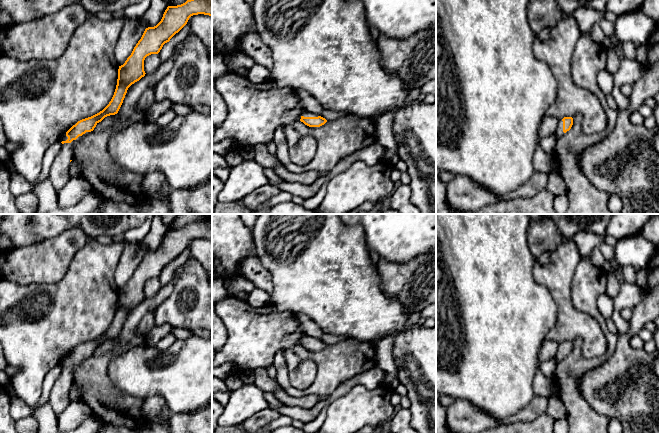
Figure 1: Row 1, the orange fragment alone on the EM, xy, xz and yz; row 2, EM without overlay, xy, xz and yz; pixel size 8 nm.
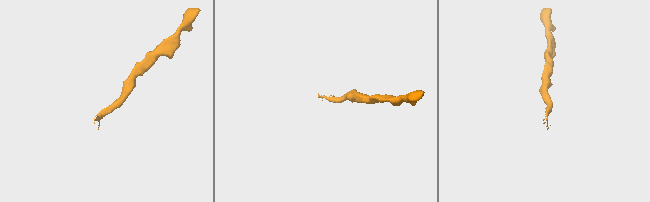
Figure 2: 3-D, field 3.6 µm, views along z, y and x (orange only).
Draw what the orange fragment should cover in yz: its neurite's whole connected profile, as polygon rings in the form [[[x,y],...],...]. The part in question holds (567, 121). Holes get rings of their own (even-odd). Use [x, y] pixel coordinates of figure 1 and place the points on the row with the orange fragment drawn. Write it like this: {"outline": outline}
{"outline": [[[564,117],[563,119],[559,120],[558,126],[555,131],[555,135],[557,139],[563,136],[564,133],[569,131],[573,125],[573,118],[572,117]]]}

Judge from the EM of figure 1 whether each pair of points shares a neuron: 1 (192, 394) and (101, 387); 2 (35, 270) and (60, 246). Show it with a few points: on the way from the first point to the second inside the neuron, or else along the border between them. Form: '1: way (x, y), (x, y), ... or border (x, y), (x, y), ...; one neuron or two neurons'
1: border (107, 366), (112, 383), (122, 392), (138, 397); two neurons
2: way (41, 264), (54, 252); one neuron

